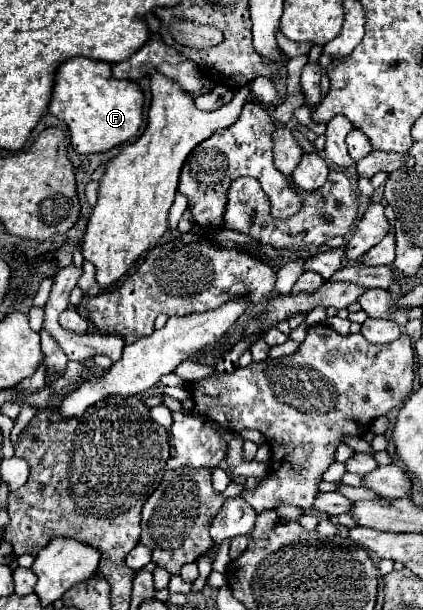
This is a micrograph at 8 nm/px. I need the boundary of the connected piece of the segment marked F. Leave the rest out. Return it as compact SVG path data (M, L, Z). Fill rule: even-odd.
M70 58L56 70L48 110L52 116L66 122L70 144L78 154L94 154L126 144L138 136L142 126L142 104L144 94L140 86L132 80L116 80L108 62Z

